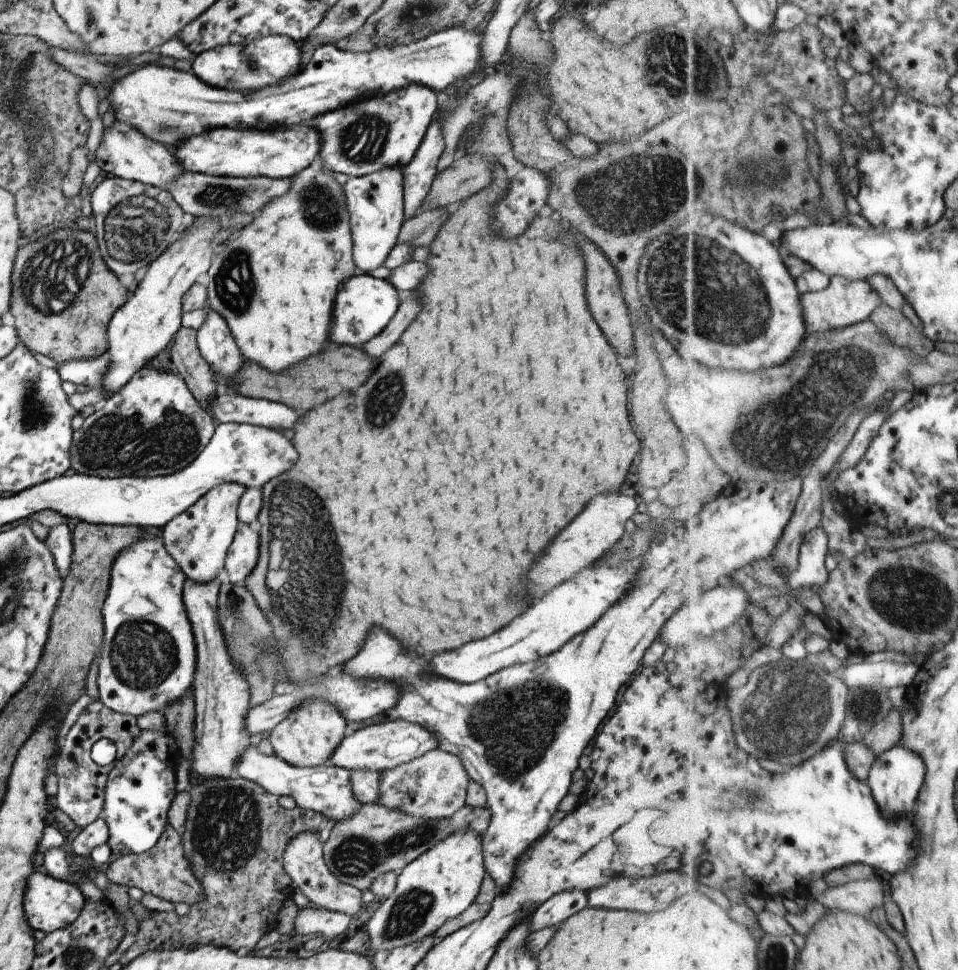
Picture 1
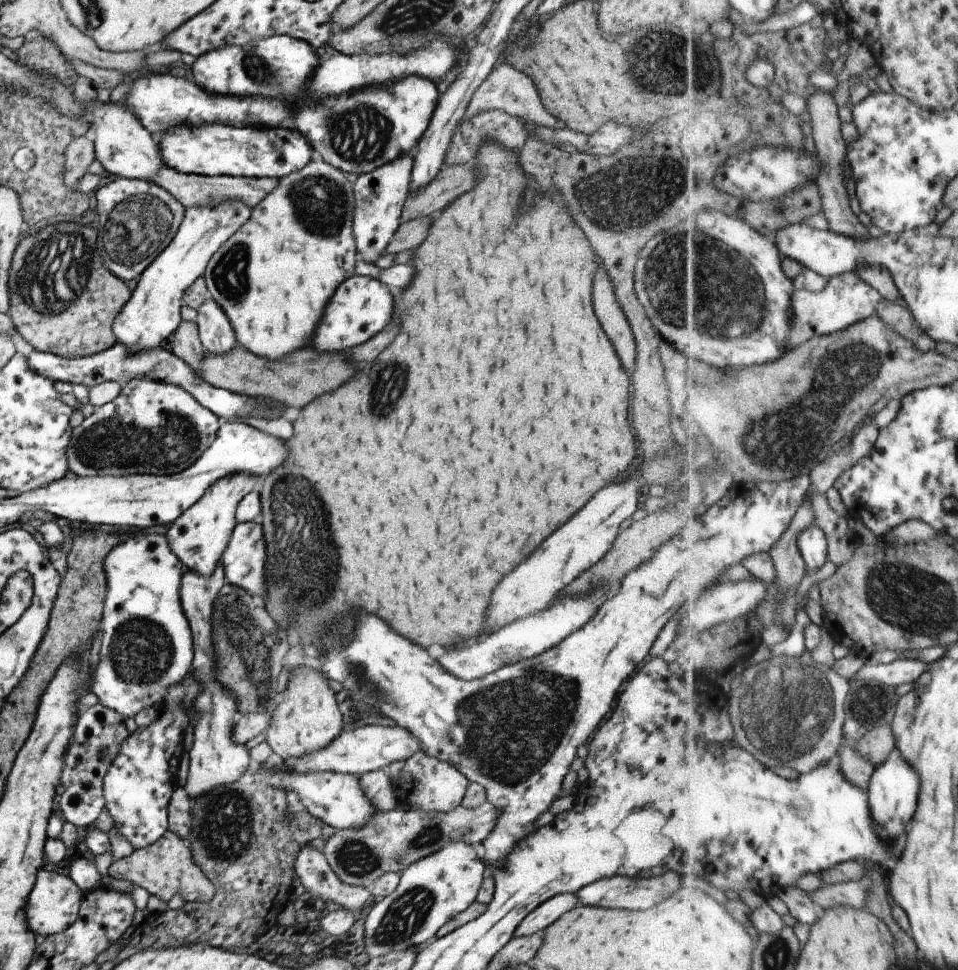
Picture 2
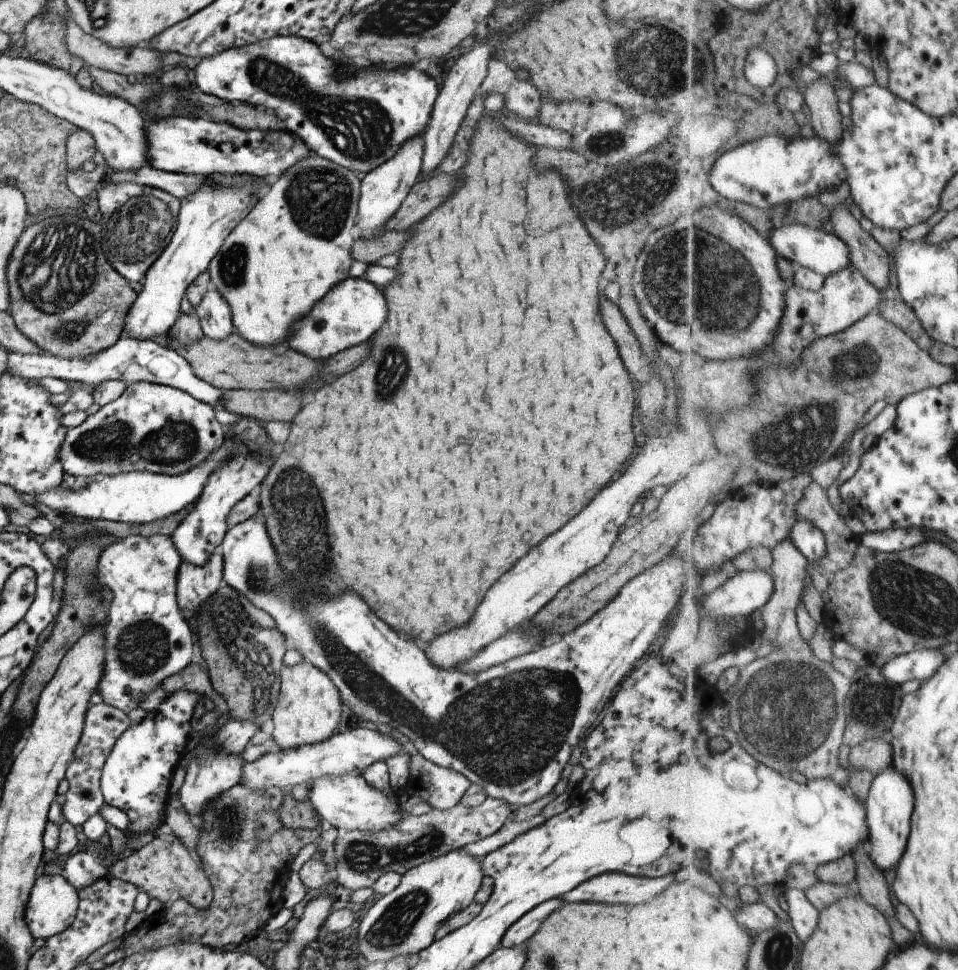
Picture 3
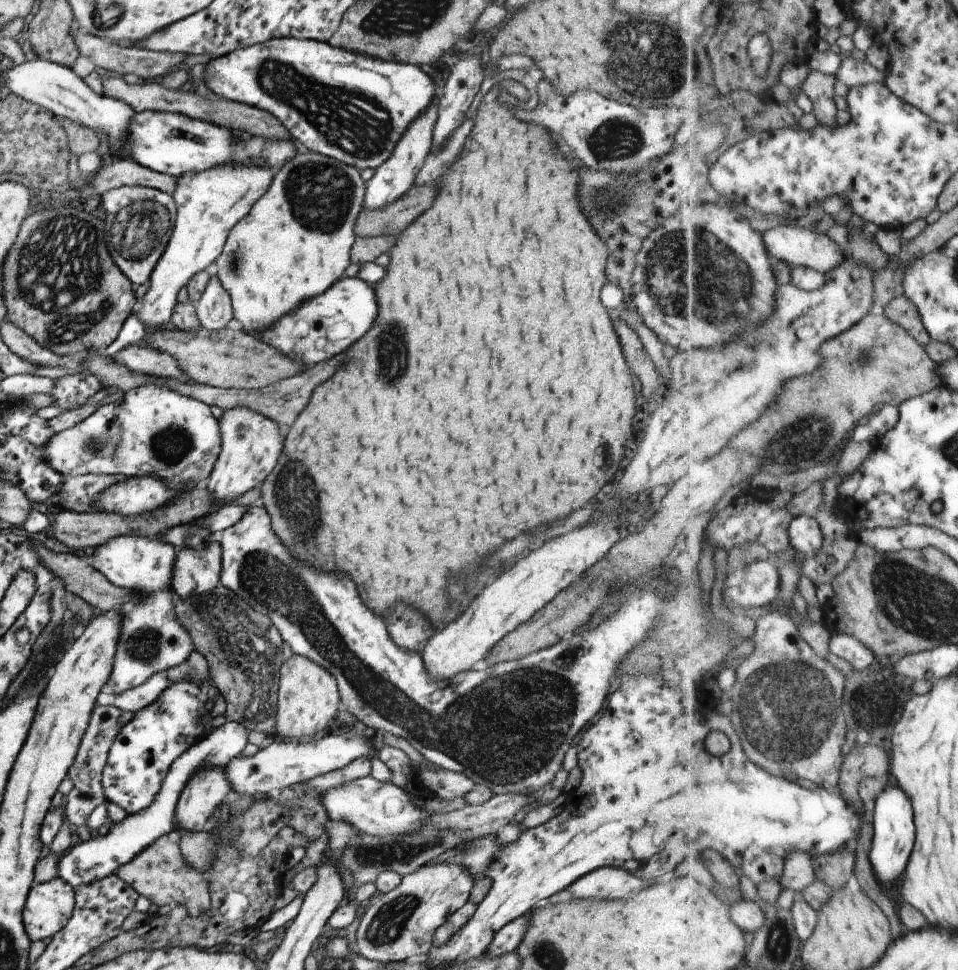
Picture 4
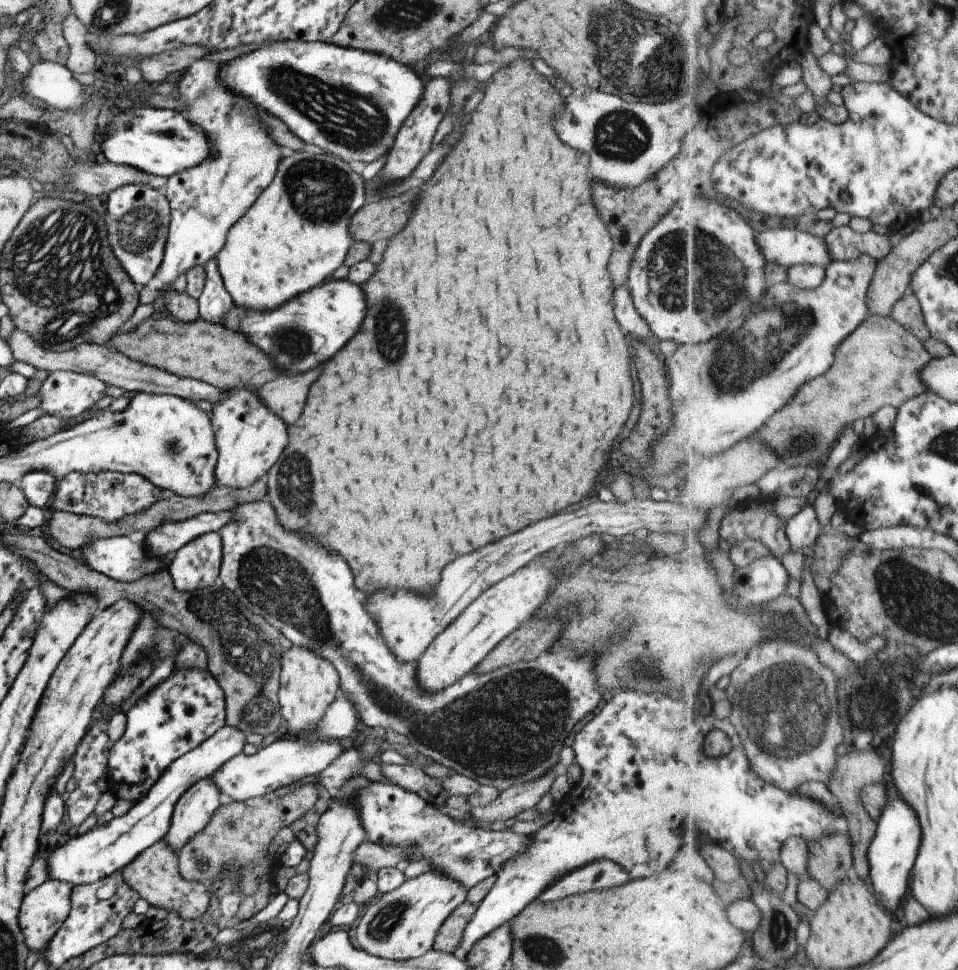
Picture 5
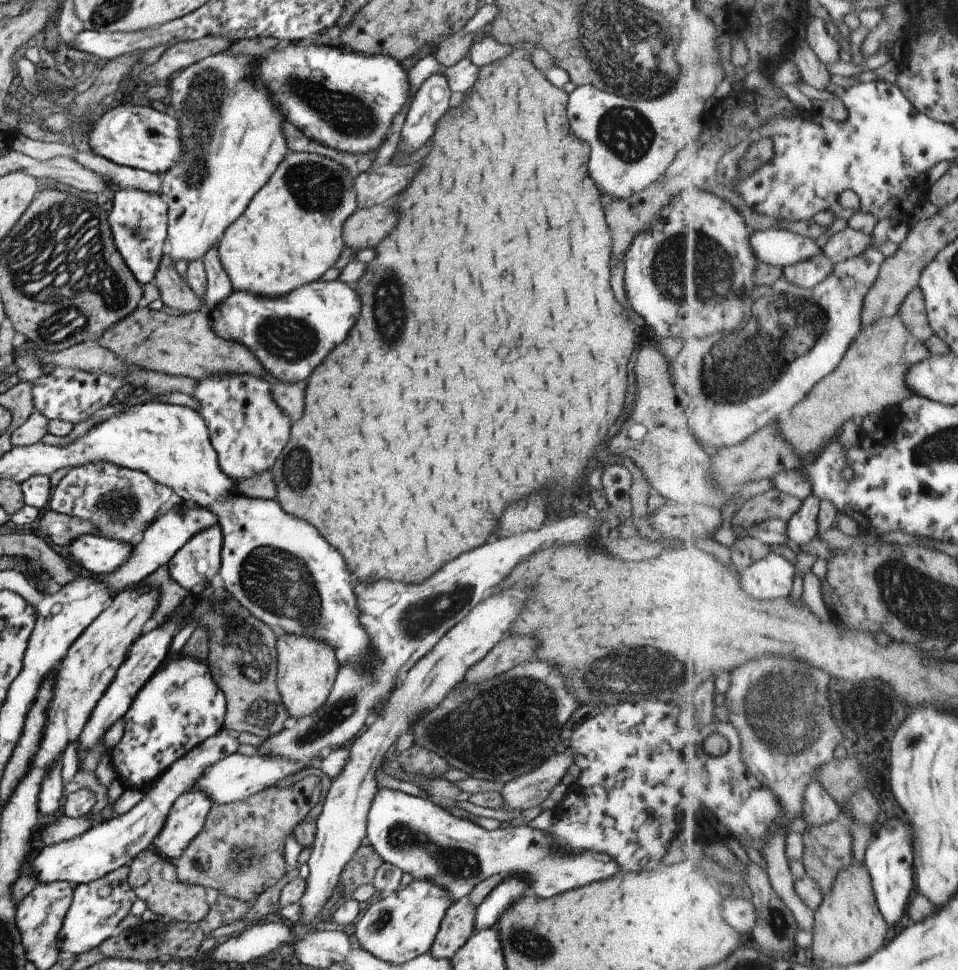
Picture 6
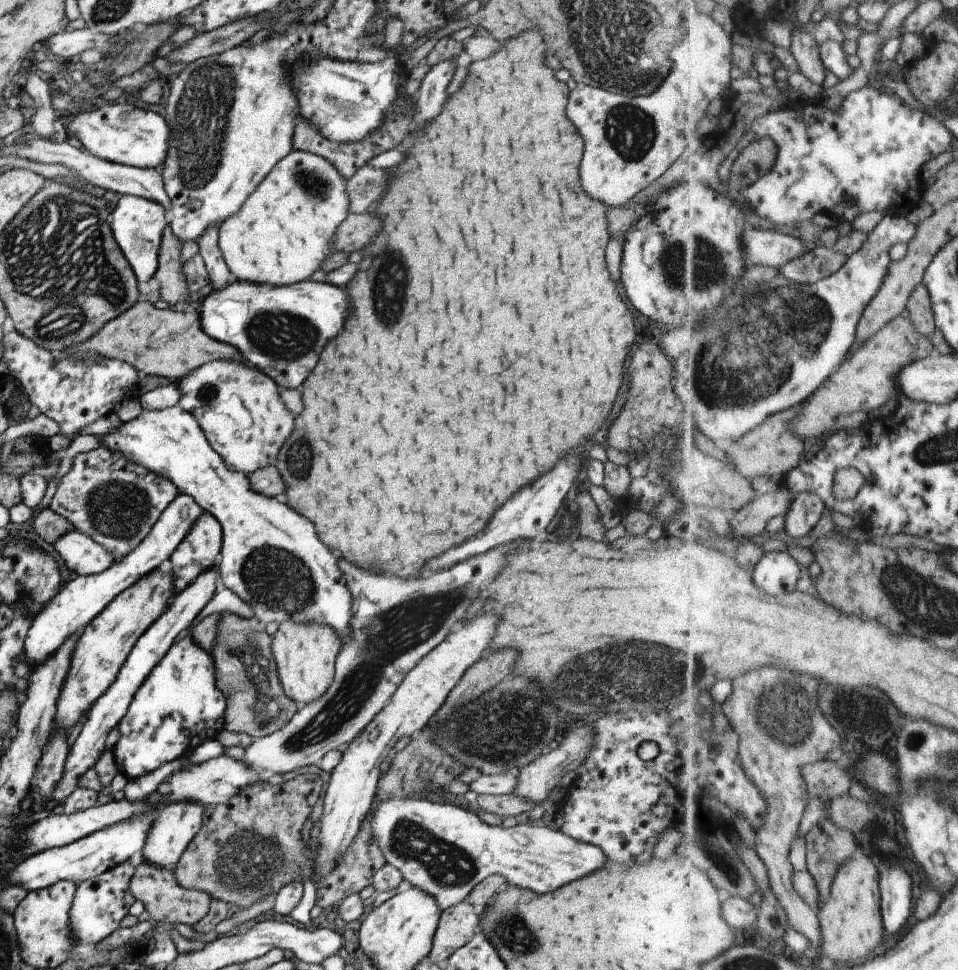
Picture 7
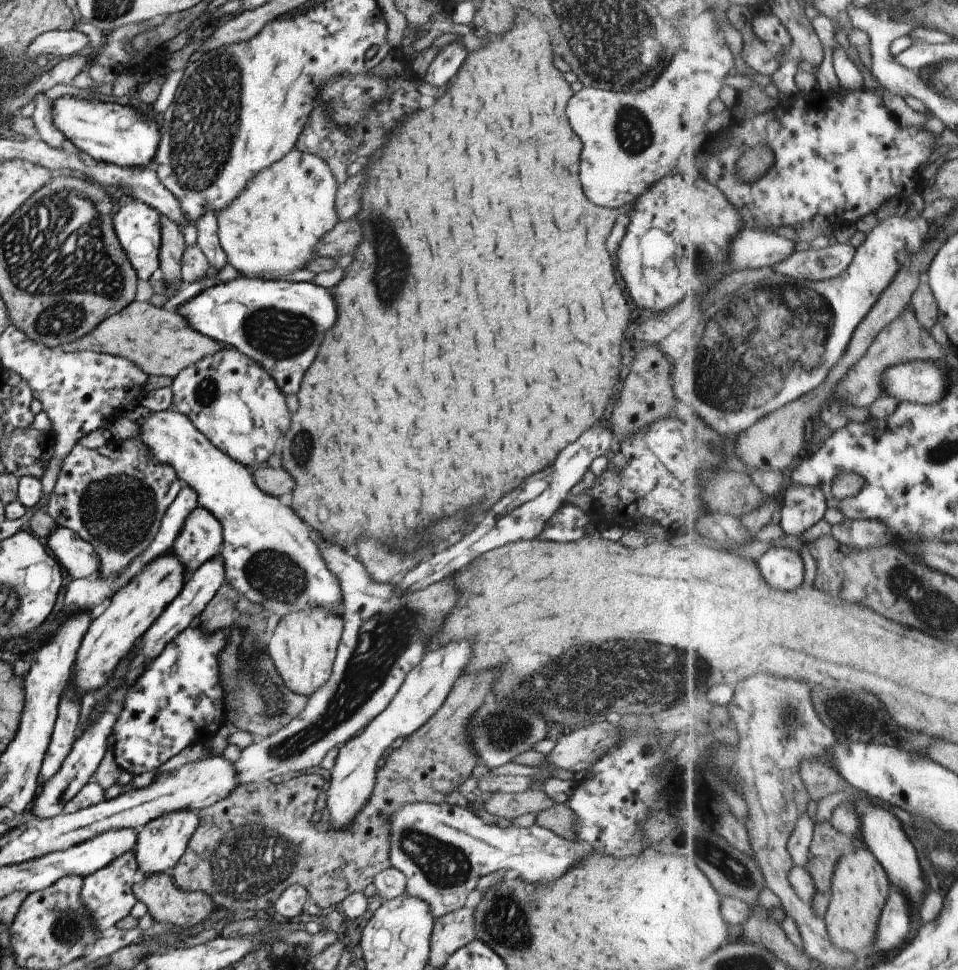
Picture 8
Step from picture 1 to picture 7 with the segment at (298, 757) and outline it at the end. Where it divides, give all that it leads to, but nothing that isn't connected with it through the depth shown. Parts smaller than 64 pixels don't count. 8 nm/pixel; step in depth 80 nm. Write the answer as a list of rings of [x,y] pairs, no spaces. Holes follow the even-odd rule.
[[[288,619],[279,624],[272,638],[271,650],[286,696],[299,708],[321,697],[332,684],[335,675],[335,660],[342,645],[337,630],[316,621],[299,623]]]

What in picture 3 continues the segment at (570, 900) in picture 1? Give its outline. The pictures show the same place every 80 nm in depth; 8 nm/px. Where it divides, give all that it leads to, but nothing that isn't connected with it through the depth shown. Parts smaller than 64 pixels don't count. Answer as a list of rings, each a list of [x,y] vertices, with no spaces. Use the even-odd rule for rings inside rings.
[[[547,900],[524,914],[518,922],[514,922],[508,928],[507,933],[502,938],[501,948],[510,948],[510,946],[519,946],[526,943],[530,936],[540,928],[540,924],[550,916],[550,912],[556,910],[558,906],[560,906],[560,900]]]

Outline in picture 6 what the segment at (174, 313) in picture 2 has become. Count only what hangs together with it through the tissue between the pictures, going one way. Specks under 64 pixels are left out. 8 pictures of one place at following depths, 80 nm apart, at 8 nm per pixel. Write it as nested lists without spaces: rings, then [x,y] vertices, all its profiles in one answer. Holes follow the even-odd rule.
[[[218,53],[183,68],[172,77],[170,85],[168,85],[169,93],[166,104],[169,113],[179,120],[179,135],[183,141],[182,146],[184,156],[181,158],[181,161],[178,161],[171,169],[168,169],[162,174],[163,182],[160,197],[168,207],[167,250],[174,262],[182,259],[189,260],[189,262],[196,259],[202,259],[204,254],[208,252],[208,249],[211,249],[212,247],[217,248],[222,233],[239,216],[242,216],[242,213],[246,210],[252,197],[266,184],[266,182],[269,181],[270,176],[274,174],[274,171],[278,168],[282,159],[286,158],[286,155],[289,152],[282,128],[282,123],[286,121],[284,113],[278,109],[279,106],[273,101],[273,98],[269,97],[269,92],[266,87],[255,85],[255,82],[252,82],[251,67],[255,64],[257,58],[258,57],[245,56],[242,54],[232,56],[227,53]]]

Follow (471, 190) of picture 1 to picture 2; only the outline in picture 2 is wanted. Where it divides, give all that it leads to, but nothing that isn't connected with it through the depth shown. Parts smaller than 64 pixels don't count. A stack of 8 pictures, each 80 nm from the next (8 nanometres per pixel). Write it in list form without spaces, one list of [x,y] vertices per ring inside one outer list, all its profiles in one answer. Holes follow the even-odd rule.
[[[443,165],[436,178],[432,180],[432,184],[409,194],[400,223],[428,216],[436,210],[446,208],[452,200],[462,196],[462,192],[474,186],[476,182],[474,176],[476,176],[474,168],[466,168],[466,166],[450,168],[450,166]]]

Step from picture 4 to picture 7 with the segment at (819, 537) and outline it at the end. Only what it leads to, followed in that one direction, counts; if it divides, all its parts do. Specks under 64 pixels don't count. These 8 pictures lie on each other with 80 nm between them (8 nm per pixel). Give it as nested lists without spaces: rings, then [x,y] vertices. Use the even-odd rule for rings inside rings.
[[[810,491],[796,492],[787,514],[787,534],[794,538],[804,538],[818,526],[827,511],[825,500]]]

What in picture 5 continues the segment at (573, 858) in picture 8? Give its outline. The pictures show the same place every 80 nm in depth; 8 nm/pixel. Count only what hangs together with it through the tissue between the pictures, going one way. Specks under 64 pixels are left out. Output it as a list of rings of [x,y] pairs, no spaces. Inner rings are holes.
[[[371,781],[364,790],[357,794],[353,801],[359,808],[361,823],[368,840],[386,847],[405,849],[407,851],[405,858],[409,862],[429,860],[431,865],[437,868],[436,870],[459,882],[467,891],[474,888],[485,878],[495,875],[507,861],[524,854],[525,850],[531,845],[531,836],[527,834],[510,830],[489,831],[488,829],[455,822],[449,815],[444,815],[442,811],[428,803],[419,794],[407,791],[400,785]],[[600,859],[574,870],[562,878],[557,878],[556,882],[547,886],[537,899],[540,902],[548,903],[552,900],[560,900],[564,896],[570,896],[570,894],[620,886],[628,880],[630,880],[630,874],[624,872],[618,864],[610,862],[608,859]]]

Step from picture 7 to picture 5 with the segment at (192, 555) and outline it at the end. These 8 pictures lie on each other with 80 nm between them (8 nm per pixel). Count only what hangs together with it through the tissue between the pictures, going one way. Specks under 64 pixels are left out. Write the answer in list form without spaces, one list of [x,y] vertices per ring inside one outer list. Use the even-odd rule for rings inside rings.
[[[214,531],[180,547],[166,566],[174,586],[186,592],[214,585],[221,567],[222,549],[221,536]]]

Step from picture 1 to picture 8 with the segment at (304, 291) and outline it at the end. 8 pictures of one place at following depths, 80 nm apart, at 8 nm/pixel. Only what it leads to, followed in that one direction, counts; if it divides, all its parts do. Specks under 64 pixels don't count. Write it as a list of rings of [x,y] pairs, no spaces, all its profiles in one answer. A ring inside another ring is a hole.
[[[294,147],[284,158],[273,162],[272,165],[257,172],[249,182],[249,185],[242,189],[235,201],[231,202],[225,209],[222,209],[217,214],[217,233],[220,246],[224,249],[227,256],[227,262],[230,263],[236,270],[244,273],[246,277],[256,277],[258,279],[274,280],[270,276],[288,276],[294,270],[305,268],[306,265],[316,256],[313,254],[314,247],[317,242],[338,222],[337,208],[335,206],[338,184],[335,181],[334,175],[330,167],[318,155],[302,152]]]

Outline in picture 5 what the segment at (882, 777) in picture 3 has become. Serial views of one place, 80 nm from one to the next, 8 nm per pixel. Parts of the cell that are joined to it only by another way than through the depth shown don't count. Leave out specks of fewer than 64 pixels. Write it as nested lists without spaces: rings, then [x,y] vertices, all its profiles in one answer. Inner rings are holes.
[[[898,794],[896,802],[887,806],[879,820],[877,837],[869,848],[871,885],[888,912],[896,912],[898,906],[904,902],[904,896],[908,896],[910,892],[910,878],[920,852],[920,844],[922,844],[920,818],[906,799],[902,800]]]

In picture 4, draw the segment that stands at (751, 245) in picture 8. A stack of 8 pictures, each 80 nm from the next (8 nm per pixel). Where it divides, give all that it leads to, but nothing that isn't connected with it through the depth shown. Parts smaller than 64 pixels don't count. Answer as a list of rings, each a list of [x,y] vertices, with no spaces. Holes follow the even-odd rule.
[[[784,224],[764,233],[766,246],[769,247],[770,255],[783,262],[788,262],[792,266],[804,266],[809,267],[822,274],[827,275],[834,271],[834,268],[842,266],[846,257],[846,252],[840,248],[840,244],[830,238],[826,234],[819,234],[812,232],[812,230],[806,230],[797,225]]]

